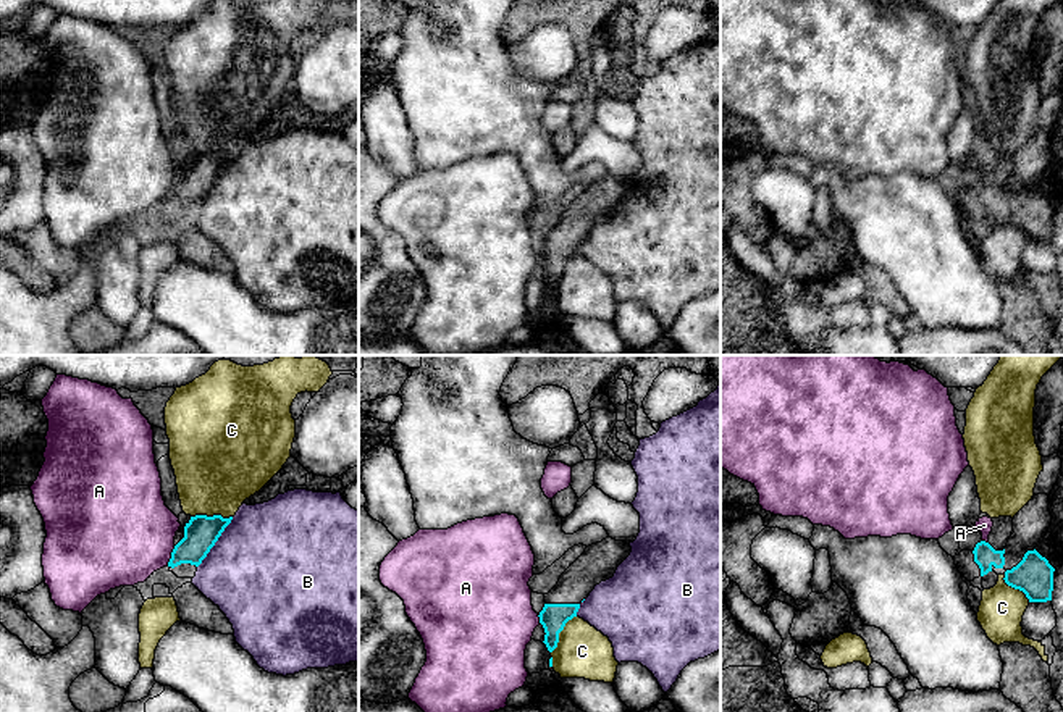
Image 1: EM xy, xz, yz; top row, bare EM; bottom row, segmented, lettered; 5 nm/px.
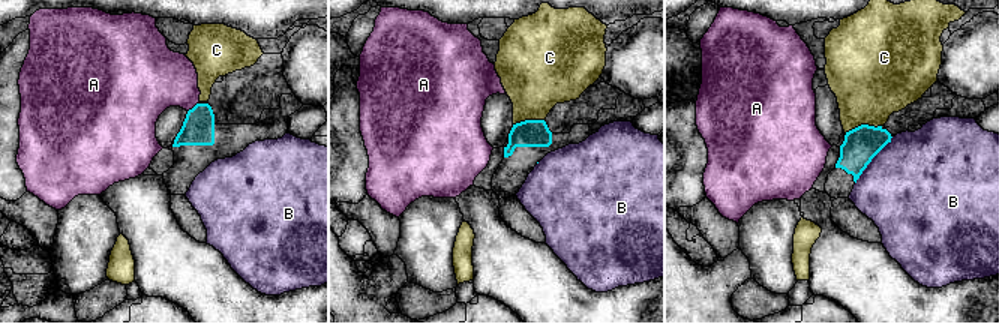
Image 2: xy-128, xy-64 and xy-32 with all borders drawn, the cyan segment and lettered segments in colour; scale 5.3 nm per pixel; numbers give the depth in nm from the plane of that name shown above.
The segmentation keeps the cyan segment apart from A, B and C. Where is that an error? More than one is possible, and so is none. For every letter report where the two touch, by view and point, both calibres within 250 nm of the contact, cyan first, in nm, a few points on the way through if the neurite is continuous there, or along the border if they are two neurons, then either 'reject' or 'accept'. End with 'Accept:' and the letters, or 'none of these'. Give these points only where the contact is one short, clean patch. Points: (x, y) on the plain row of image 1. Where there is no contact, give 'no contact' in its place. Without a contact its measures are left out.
A: contact xy (172, 194); calibres 170 and 460 nm; reject
B: contact xy (215, 180); calibres 170 and 500 nm; border xy (233, 155), (197, 205); reject
C: contact xy (210, 155); calibres 170 and 420 nm; reject
Accept: none of these

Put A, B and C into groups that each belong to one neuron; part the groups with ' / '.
A / B / C

